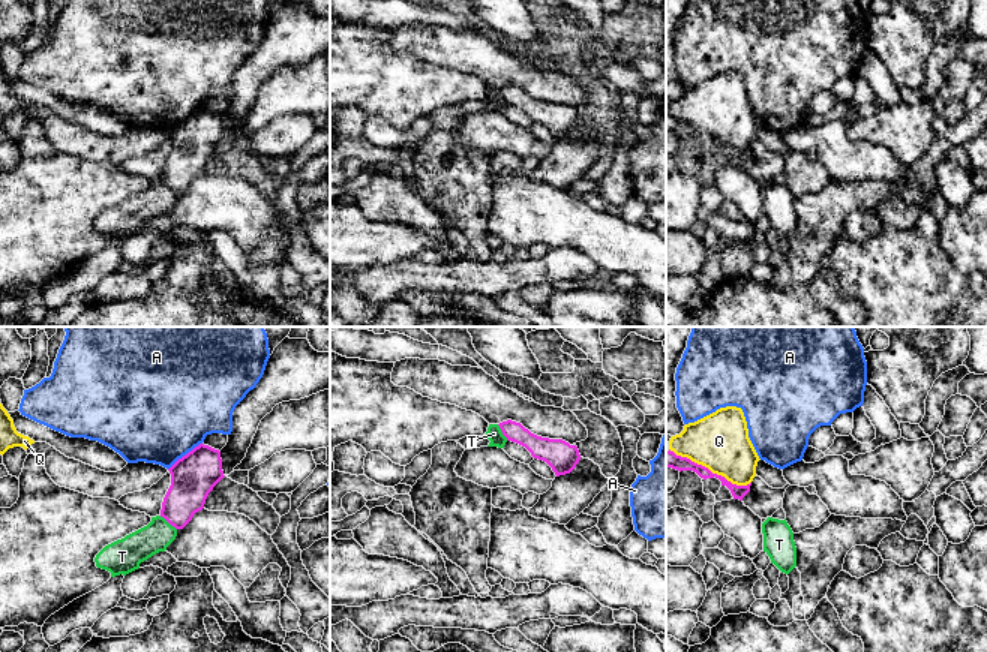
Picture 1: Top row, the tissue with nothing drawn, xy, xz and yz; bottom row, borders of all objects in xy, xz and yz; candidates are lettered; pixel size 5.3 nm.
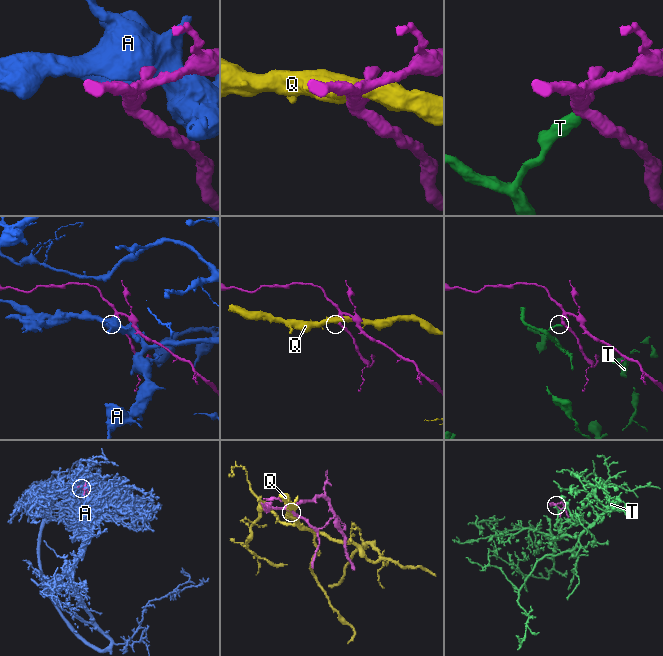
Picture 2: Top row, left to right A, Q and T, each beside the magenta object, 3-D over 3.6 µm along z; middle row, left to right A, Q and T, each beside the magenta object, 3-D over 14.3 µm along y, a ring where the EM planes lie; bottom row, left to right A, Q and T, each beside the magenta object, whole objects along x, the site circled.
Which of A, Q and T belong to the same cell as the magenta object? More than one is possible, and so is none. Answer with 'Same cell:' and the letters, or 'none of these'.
Same cell: none of these

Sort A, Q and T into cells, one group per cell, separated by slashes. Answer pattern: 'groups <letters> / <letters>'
groups A / Q / T

